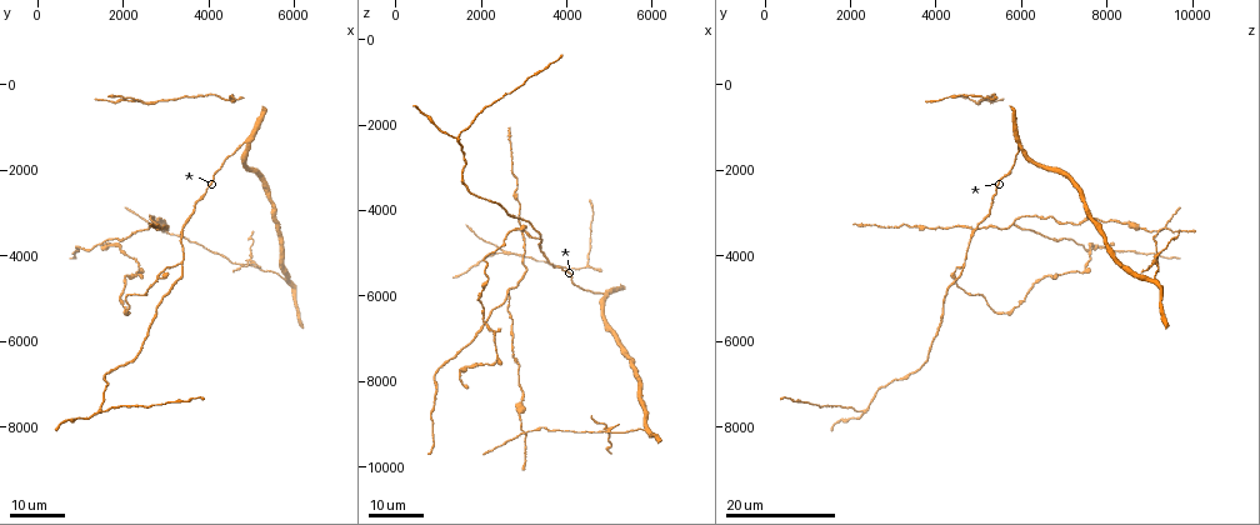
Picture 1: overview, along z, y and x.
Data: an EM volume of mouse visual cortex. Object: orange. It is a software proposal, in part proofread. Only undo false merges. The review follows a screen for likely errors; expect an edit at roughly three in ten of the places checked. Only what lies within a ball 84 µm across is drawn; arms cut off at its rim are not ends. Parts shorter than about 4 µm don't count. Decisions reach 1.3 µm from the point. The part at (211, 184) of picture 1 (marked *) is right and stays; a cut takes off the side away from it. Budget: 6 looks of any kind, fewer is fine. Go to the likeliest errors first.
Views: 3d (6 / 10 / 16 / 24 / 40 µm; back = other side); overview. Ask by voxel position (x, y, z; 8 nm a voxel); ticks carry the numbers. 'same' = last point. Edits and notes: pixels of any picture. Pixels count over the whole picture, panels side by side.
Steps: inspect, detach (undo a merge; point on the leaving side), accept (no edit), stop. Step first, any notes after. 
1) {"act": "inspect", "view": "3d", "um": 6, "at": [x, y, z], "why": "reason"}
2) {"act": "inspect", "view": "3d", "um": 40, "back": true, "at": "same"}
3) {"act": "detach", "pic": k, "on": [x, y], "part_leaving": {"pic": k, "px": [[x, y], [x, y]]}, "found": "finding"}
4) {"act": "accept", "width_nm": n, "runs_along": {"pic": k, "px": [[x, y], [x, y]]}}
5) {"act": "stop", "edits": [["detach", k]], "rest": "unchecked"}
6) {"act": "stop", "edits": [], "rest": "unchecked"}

{"act": "inspect", "view": "3d", "um": 16, "at": [3000, 3400, 9200], "why": "looks like a crossing"}

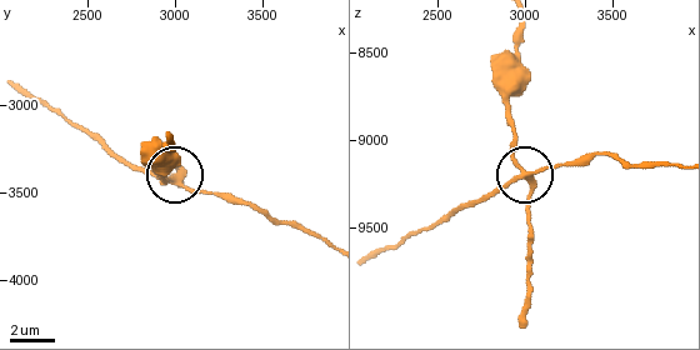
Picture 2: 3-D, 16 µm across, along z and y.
{"act": "inspect", "view": "3d", "um": 10, "at": [2960, 3440, 9200]}

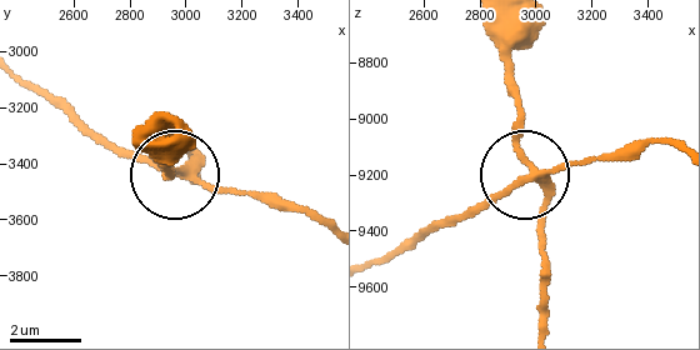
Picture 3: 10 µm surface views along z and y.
{"act": "inspect", "view": "3d", "um": 10, "back": true, "at": [2980, 3420, 9190], "why": "from behind"}

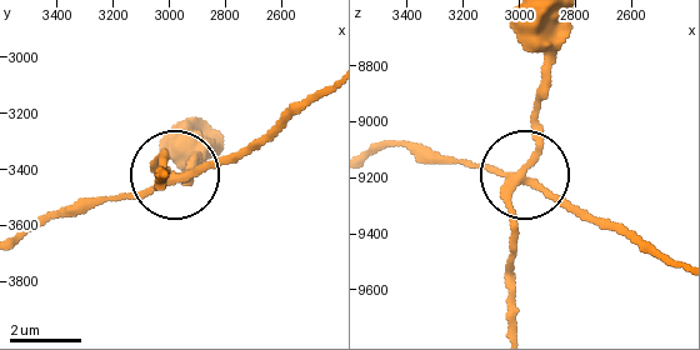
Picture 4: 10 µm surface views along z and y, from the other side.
{"act": "detach", "pic": 4, "on": [164, 163], "side_arm_um": 11, "arms": 4, "found": "two cells meet here"}

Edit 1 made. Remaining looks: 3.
{"act": "inspect", "view": "3d", "um": 16, "at": [4900, 4200, 9150]}

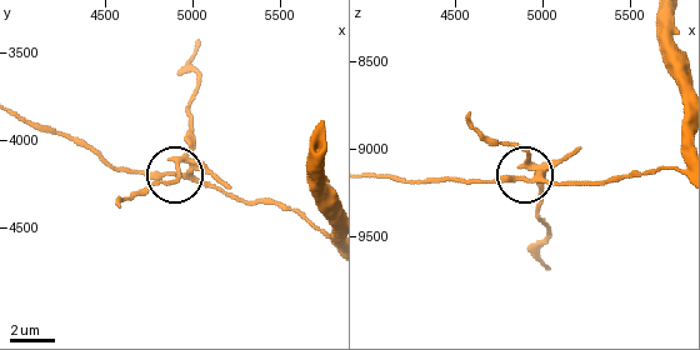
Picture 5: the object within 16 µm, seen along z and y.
{"act": "inspect", "view": "3d", "um": 10, "at": [4980, 4180, 9160], "why": "zoom in"}

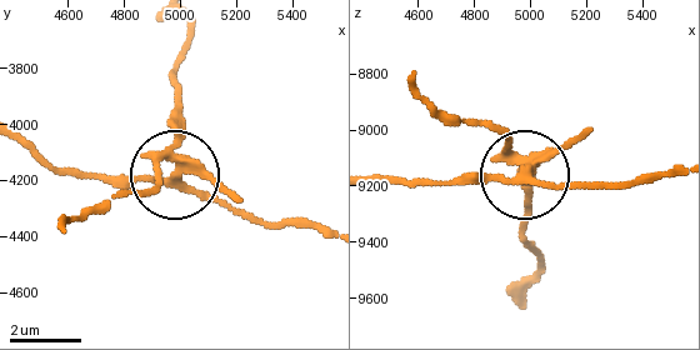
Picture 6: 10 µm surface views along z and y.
{"act": "inspect", "view": "3d", "um": 6, "at": [4970, 4170, 9160], "why": "closer look"}

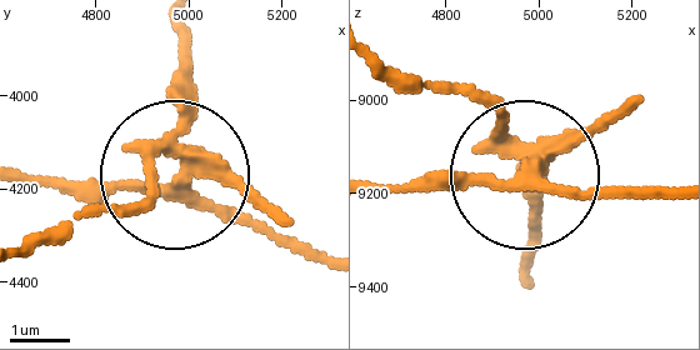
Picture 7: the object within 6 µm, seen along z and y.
{"act": "detach", "pic": 7, "on": [189, 88], "part_leaving": {"pic": 7, "px": [[185, 169], [185, 24]]}, "found": "a second cell is stuck on"}

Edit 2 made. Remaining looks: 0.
{"act": "stop", "edits": [["detach", 4], ["detach", 7]], "rest": "unchecked"}

